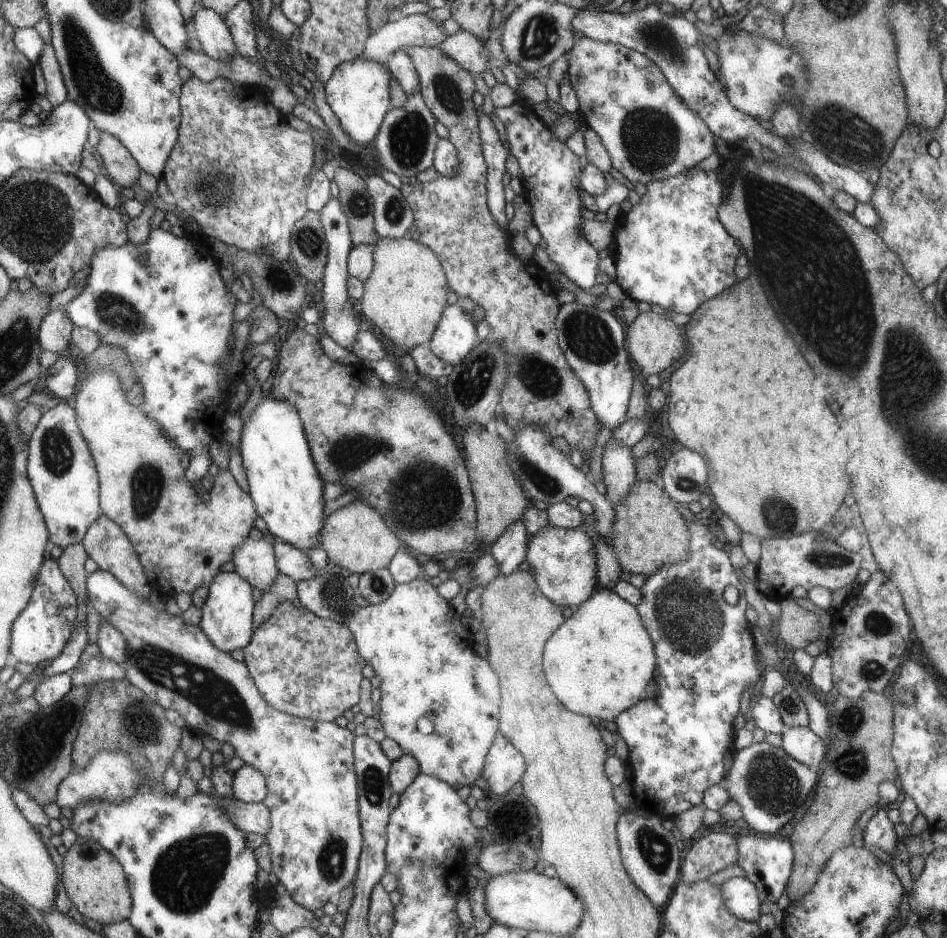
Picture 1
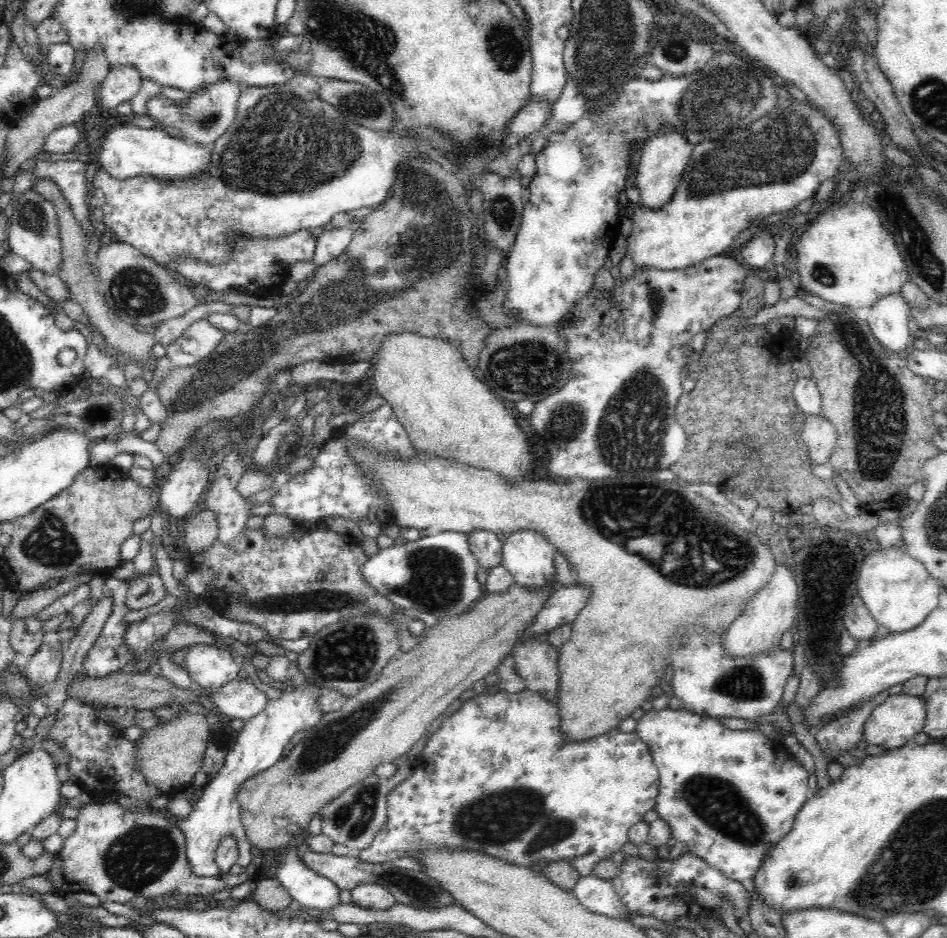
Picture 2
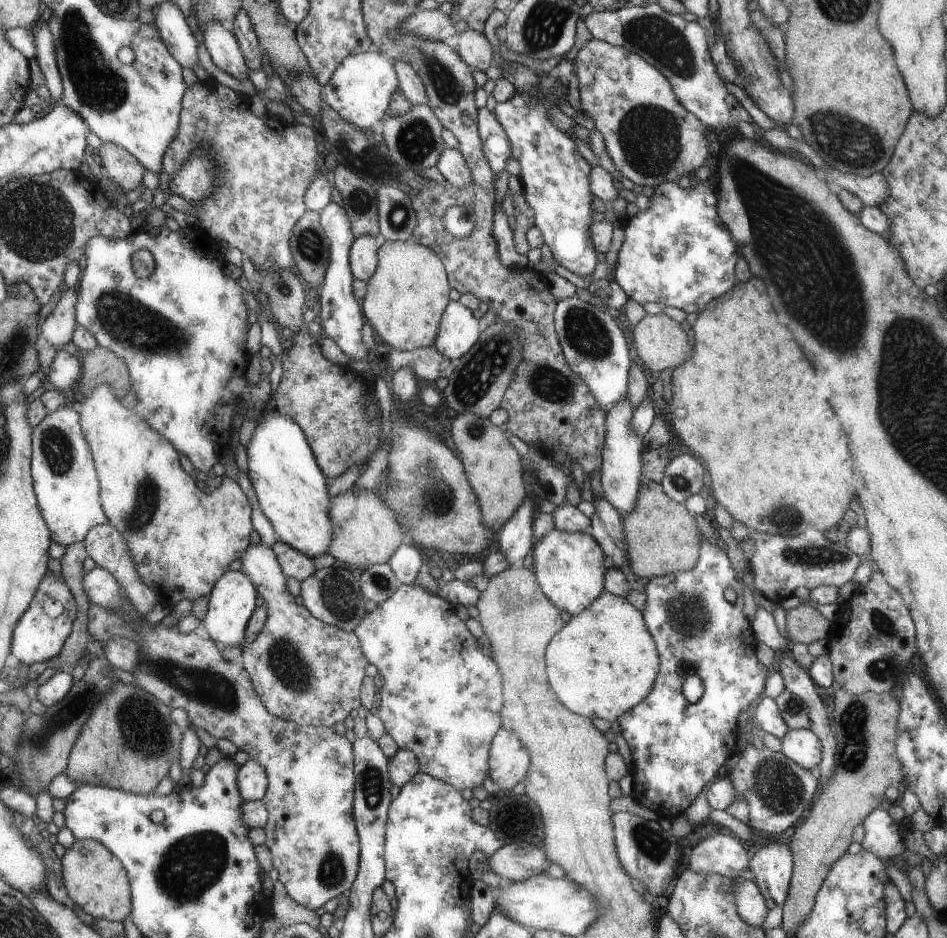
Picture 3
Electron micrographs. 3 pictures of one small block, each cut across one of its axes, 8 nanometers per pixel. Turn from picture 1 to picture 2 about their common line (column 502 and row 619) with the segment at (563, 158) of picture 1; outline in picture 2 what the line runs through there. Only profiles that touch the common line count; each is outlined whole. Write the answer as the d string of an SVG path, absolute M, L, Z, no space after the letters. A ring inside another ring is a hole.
M108 578L105 586L113 593L113 608L107 622L104 624L101 636L98 636L85 657L83 674L88 679L102 679L108 678L112 674L122 674L127 665L135 666L142 659L142 656L138 655L133 648L126 645L126 639L124 639L126 632L134 624L134 622L129 624L124 622L125 616L132 611L126 606L126 596L128 596L128 590L130 590L129 583L122 582L122 579L118 578Z

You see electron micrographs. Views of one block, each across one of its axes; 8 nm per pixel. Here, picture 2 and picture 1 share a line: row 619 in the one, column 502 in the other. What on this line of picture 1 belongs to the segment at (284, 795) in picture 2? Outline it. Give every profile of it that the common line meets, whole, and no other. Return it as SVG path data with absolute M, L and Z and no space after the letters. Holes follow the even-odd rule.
M468 425L463 430L457 429L457 439L461 442L461 449L466 459L466 472L475 490L475 511L477 512L475 531L477 532L477 538L483 545L491 545L504 534L504 531L511 524L522 519L521 512L525 512L523 490L517 486L516 477L507 465L503 440L491 430L491 427Z

